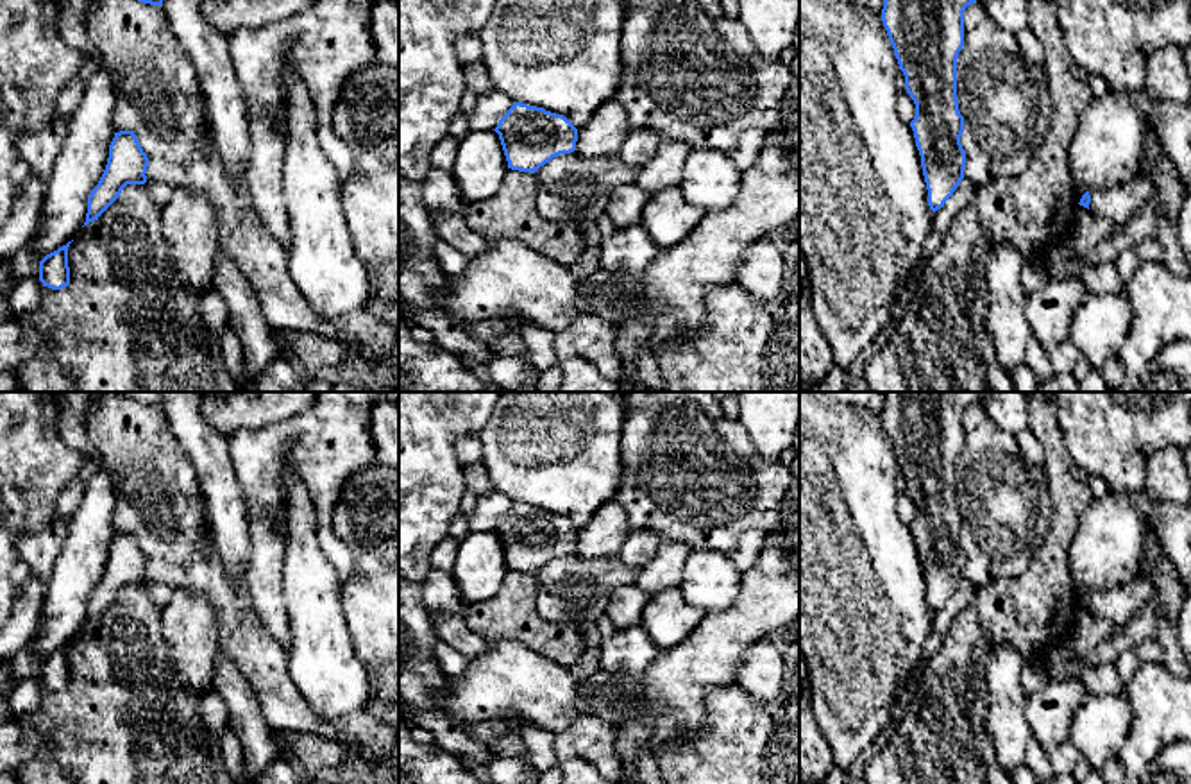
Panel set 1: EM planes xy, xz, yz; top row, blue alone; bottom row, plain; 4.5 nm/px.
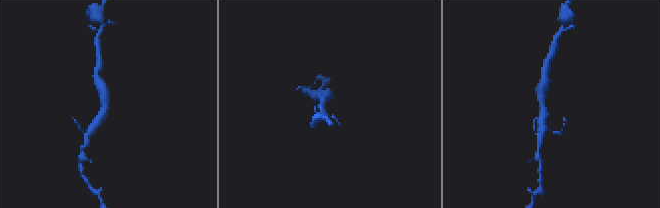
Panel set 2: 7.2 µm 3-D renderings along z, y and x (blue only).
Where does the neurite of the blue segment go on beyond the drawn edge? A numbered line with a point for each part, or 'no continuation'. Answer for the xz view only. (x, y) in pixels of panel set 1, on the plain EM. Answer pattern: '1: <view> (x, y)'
no continuation

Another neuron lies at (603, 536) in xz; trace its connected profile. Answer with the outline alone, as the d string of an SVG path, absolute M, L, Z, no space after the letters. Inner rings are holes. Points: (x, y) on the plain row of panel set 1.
M615 499L608 501L578 530L574 553L581 558L617 557L629 532L628 514L622 505Z

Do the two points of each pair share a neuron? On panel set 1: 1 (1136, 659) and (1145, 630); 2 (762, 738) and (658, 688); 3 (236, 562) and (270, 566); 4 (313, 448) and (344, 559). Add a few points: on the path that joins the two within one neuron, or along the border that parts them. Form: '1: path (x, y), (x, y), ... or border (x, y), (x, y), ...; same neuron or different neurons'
1: border (1152, 638), (1131, 647), (1114, 664); different neurons
2: border (735, 682), (710, 686), (705, 724), (675, 738); different neurons
3: border (247, 521), (249, 568), (244, 584); different neurons
4: path (324, 475), (324, 532); same neuron

